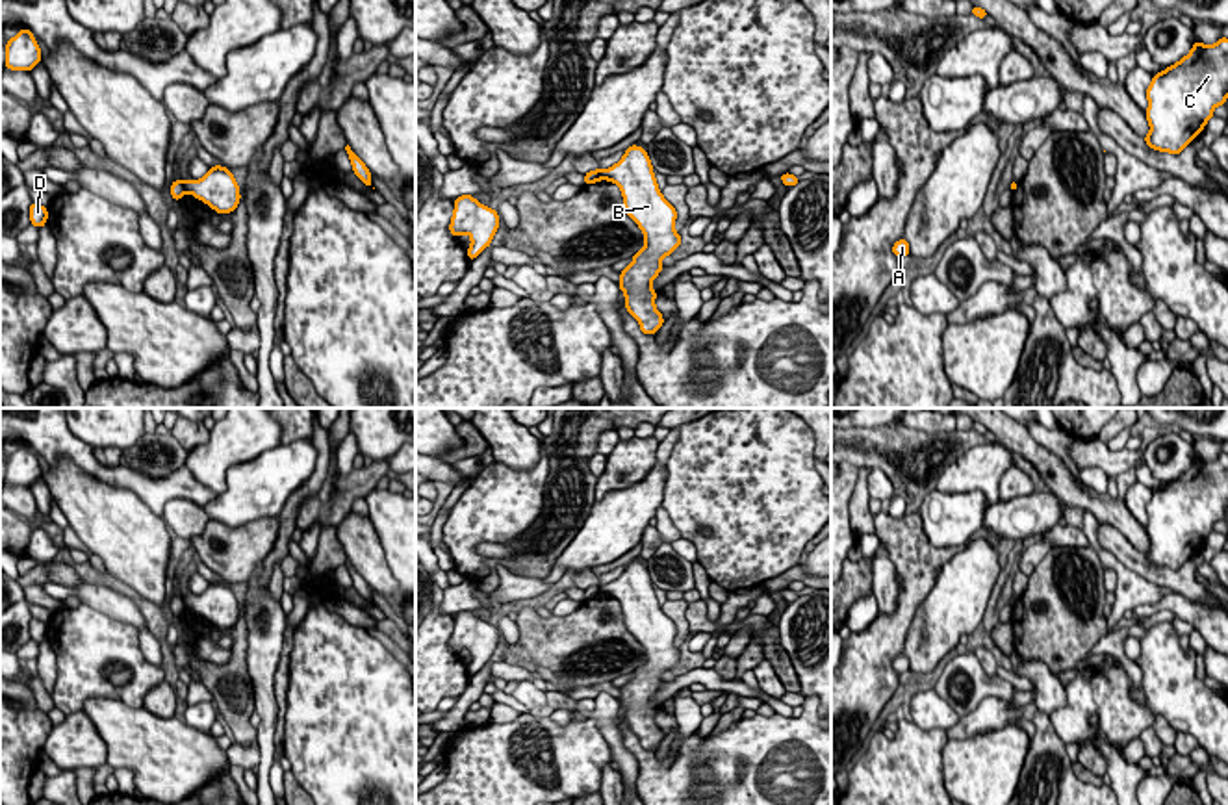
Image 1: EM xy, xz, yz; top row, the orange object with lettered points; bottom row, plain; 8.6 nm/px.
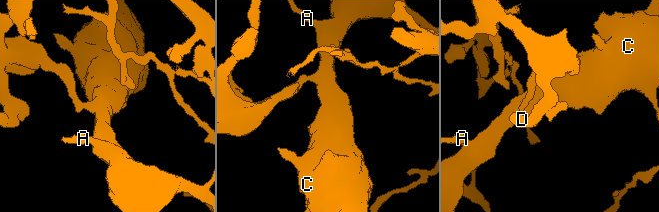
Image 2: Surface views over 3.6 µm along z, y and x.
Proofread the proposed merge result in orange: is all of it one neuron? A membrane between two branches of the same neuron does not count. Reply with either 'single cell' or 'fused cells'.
fused cells

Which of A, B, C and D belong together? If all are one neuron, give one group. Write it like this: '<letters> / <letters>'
A B C / D

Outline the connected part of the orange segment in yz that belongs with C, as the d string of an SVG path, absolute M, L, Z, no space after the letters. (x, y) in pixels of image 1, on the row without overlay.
M1221 453L1217 460L1193 460L1191 467L1163 488L1152 492L1146 505L1146 534L1150 549L1143 555L1154 566L1178 571L1191 555L1196 553L1213 532L1215 521L1224 521L1228 510L1228 454Z

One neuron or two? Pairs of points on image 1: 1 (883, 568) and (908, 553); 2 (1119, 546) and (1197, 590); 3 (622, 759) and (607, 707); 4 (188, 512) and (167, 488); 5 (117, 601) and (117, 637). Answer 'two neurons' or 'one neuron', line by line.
1: two neurons
2: one neuron
3: one neuron
4: two neurons
5: two neurons

